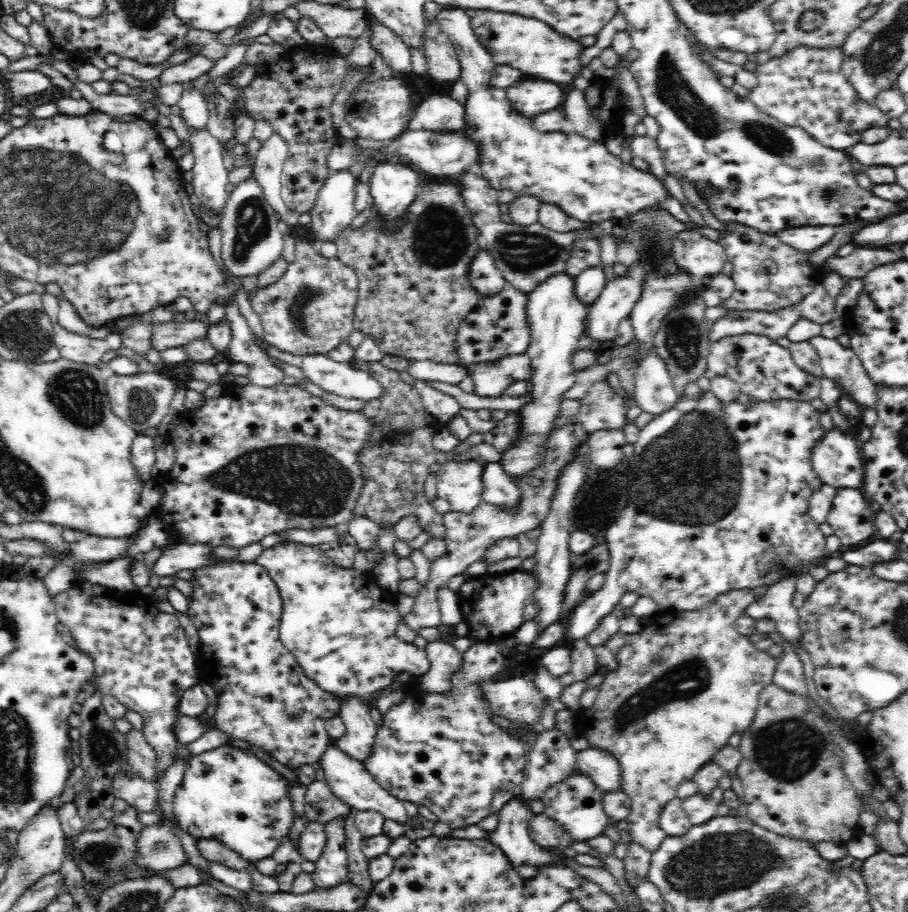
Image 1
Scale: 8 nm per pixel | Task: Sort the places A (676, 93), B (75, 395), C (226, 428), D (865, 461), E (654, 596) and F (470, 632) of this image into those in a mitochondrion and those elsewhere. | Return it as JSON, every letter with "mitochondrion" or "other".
{"A":"mitochondrion","B":"mitochondrion","C":"other","D":"other","E":"other","F":"other"}

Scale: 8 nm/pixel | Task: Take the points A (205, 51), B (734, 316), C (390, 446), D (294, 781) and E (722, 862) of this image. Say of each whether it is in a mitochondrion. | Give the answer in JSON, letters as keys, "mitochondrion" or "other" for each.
{"A":"other","B":"other","C":"mitochondrion","D":"other","E":"mitochondrion"}

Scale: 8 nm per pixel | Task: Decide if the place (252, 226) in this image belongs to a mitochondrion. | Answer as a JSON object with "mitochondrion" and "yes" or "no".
{"mitochondrion":"yes"}

